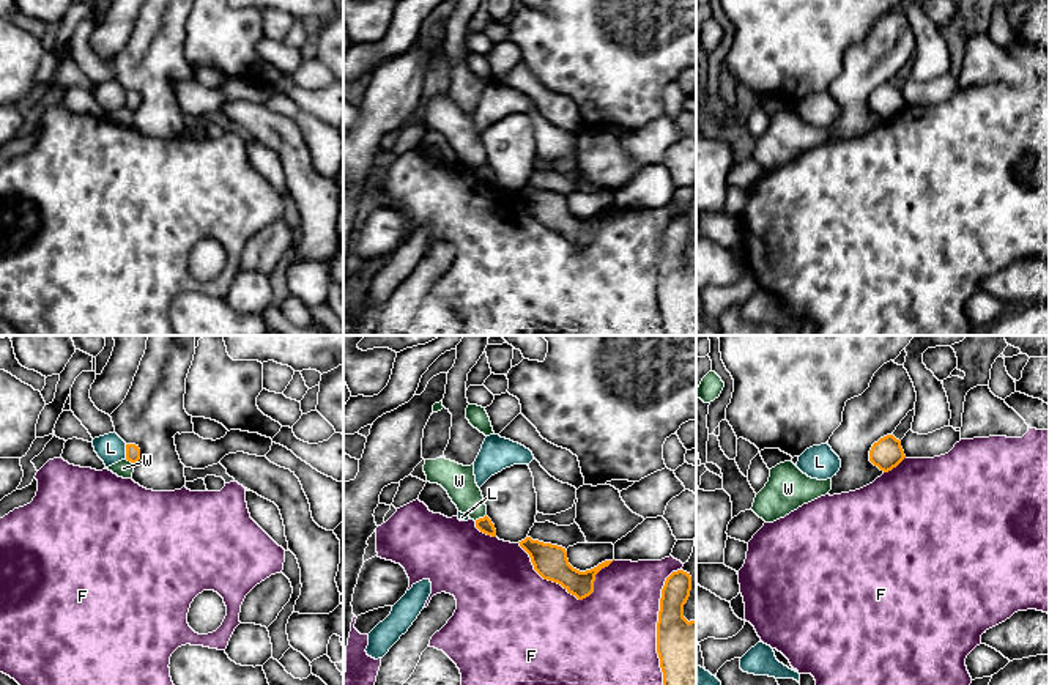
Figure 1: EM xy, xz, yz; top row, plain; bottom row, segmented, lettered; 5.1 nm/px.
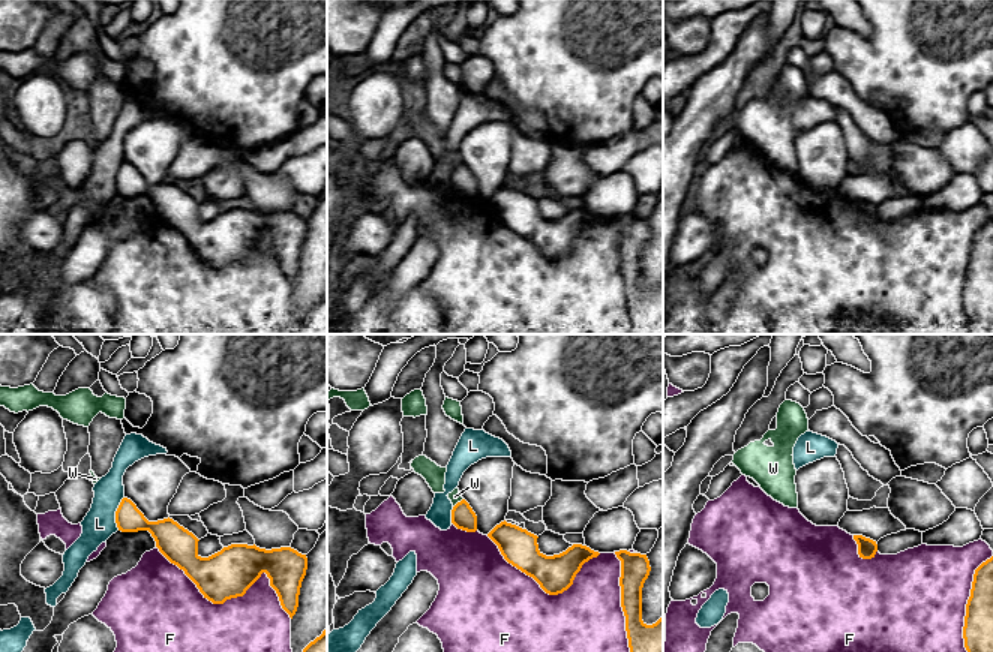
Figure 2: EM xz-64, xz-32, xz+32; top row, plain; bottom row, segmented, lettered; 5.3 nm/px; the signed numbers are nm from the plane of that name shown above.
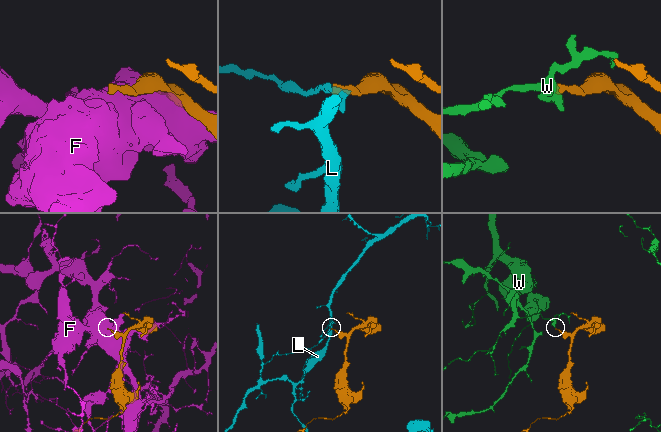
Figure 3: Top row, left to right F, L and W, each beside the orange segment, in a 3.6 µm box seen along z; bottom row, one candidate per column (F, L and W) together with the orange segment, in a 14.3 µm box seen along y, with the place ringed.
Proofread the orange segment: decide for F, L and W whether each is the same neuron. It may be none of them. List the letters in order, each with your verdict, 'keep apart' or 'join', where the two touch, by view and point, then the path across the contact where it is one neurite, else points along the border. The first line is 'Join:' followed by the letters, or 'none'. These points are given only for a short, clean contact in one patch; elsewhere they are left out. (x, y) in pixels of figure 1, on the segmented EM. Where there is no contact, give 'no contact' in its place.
Join: none
F: keep apart; meets orange in xz at (567, 591)
L: keep apart; meets orange in xy at (126, 451); border along xy (125, 444), (126, 457)
W: keep apart; meets orange in xz at (479, 518); border along xz (485, 514), (474, 520)

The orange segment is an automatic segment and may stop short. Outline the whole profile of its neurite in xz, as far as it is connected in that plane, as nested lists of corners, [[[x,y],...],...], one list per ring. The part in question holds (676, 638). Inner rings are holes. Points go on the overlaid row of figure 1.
[[[684,570],[673,572],[662,589],[660,611],[657,622],[657,654],[663,672],[663,685],[696,685],[696,619],[687,620],[684,617],[684,605],[691,591],[691,576]]]

